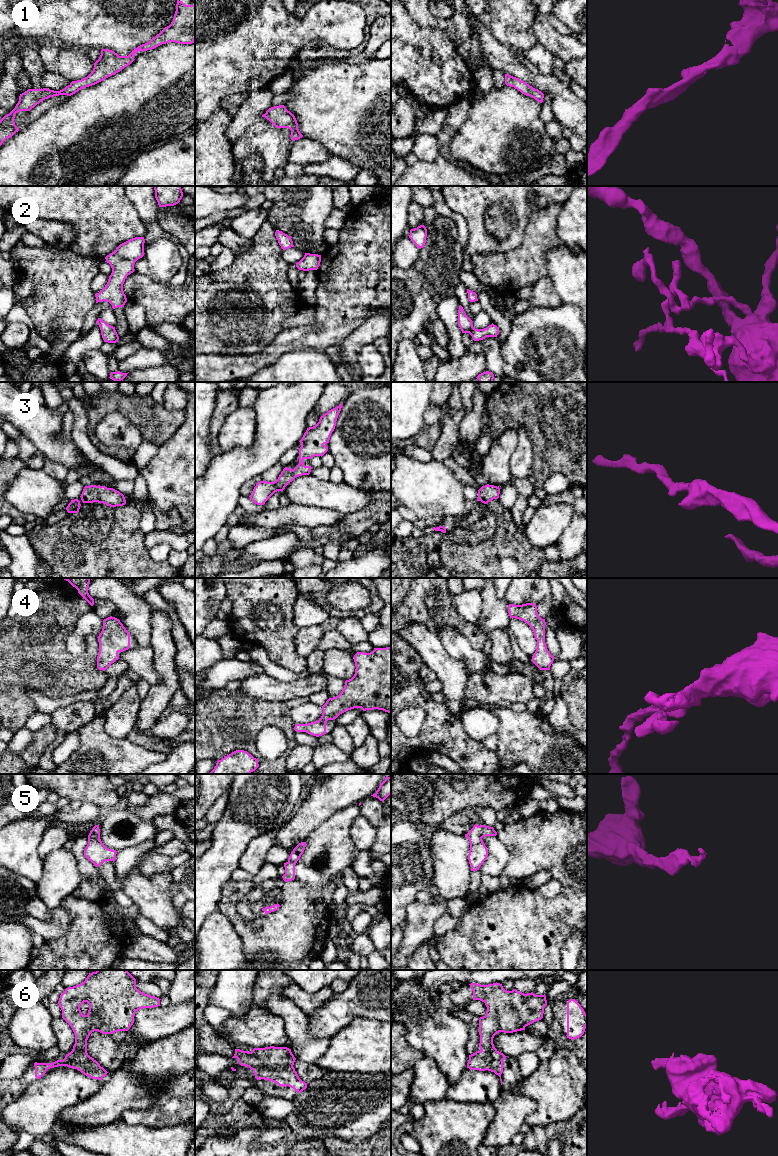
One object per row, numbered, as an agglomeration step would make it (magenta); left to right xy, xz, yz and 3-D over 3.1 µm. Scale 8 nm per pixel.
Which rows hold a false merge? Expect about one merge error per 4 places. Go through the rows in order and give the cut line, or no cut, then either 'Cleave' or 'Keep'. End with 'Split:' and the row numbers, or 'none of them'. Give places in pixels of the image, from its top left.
1: No split. Keep
2: No split. Keep
3: No split. Keep
4: No split. Keep
5: No split. Keep
6: No split. Keep
Split: none of them

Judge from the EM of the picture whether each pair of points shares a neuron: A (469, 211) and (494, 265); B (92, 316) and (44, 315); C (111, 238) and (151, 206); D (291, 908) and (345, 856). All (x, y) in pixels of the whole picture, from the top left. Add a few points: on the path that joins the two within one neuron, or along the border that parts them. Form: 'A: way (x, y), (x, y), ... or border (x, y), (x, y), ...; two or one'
A: border (511, 249), (507, 251), (481, 252), (471, 257); two
B: border (95, 302), (84, 318), (79, 336); two
C: border (126, 196), (145, 227), (144, 236); two
D: border (294, 879), (303, 884), (326, 882); two

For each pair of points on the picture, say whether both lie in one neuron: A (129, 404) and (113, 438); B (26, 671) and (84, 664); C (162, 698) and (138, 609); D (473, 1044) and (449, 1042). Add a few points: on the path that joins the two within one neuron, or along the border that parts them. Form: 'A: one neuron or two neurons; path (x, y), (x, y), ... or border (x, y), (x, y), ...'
A: two neurons; border (100, 419), (111, 412), (120, 412), (140, 431)
B: two neurons; border (24, 664), (43, 664), (51, 672), (53, 684)
C: two neurons; border (150, 621), (151, 645)
D: two neurons; border (463, 1020), (467, 1025), (466, 1051), (469, 1054)

